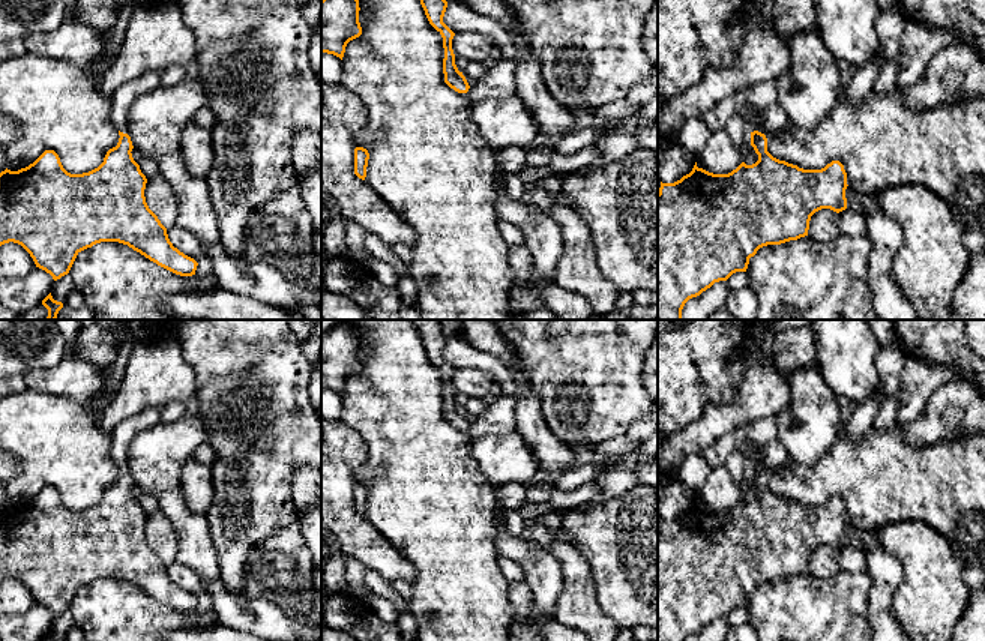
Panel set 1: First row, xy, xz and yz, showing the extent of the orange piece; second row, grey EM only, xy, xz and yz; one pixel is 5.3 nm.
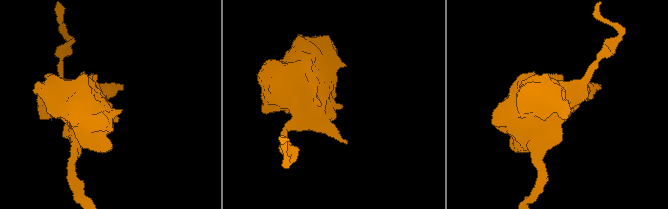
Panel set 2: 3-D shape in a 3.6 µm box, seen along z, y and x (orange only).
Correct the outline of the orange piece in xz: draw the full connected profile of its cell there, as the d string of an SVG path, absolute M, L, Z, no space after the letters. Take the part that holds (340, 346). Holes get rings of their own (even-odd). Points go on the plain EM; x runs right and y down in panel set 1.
M336 323L321 336L321 389L342 396L347 380L362 371L359 347L348 323Z

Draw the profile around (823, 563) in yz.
M821 545L811 552L808 572L821 579L833 578L839 572L838 549Z

